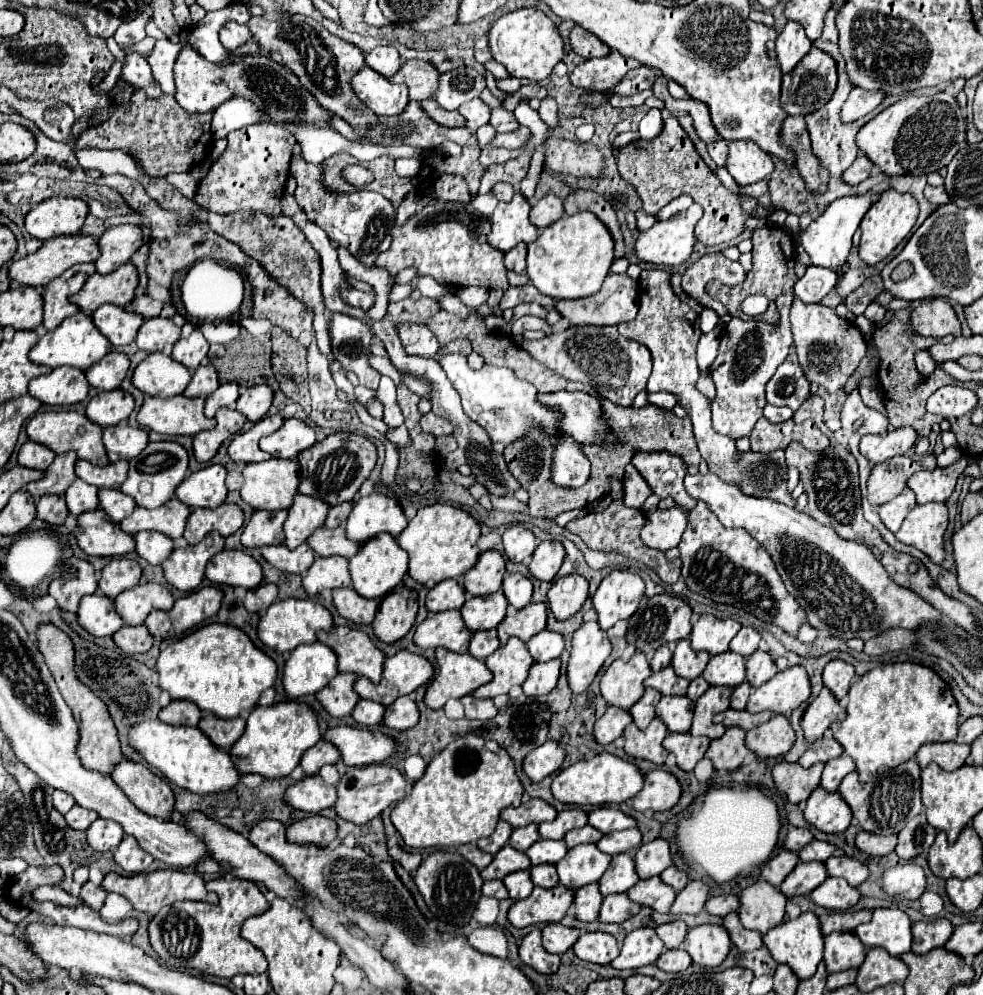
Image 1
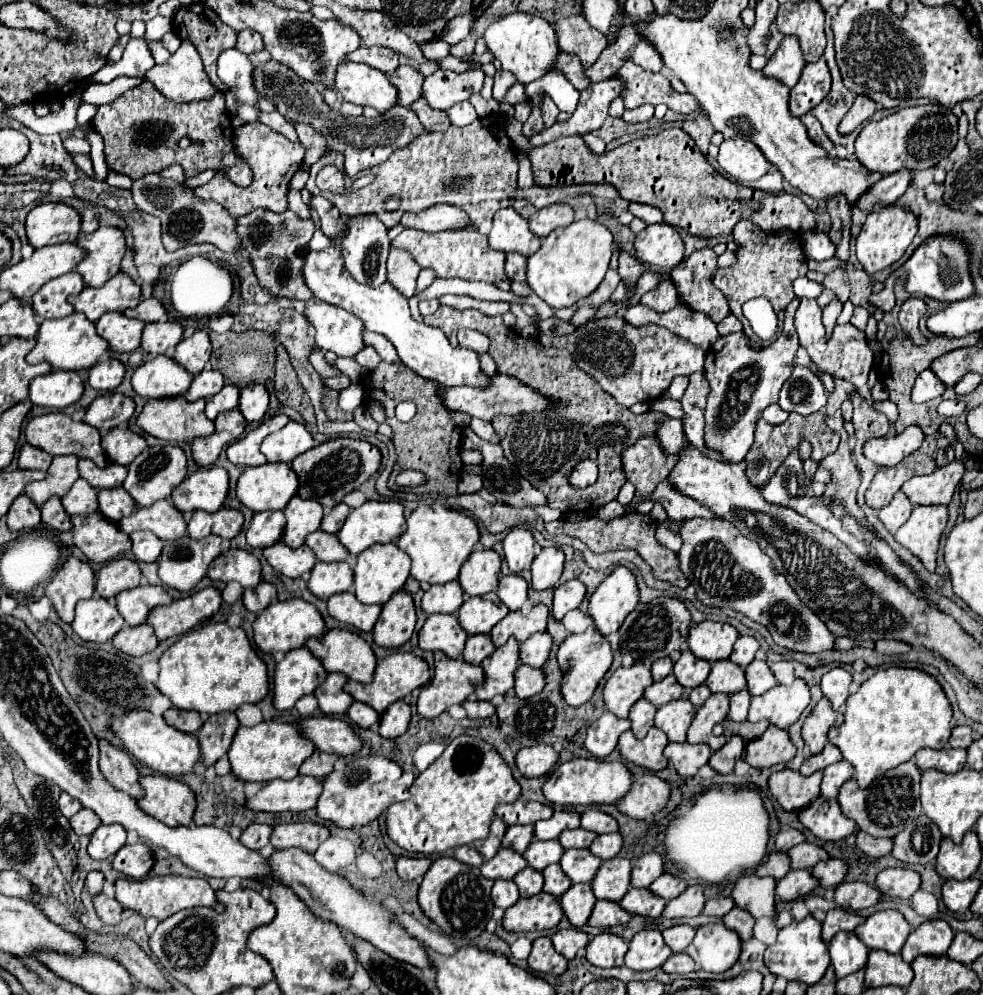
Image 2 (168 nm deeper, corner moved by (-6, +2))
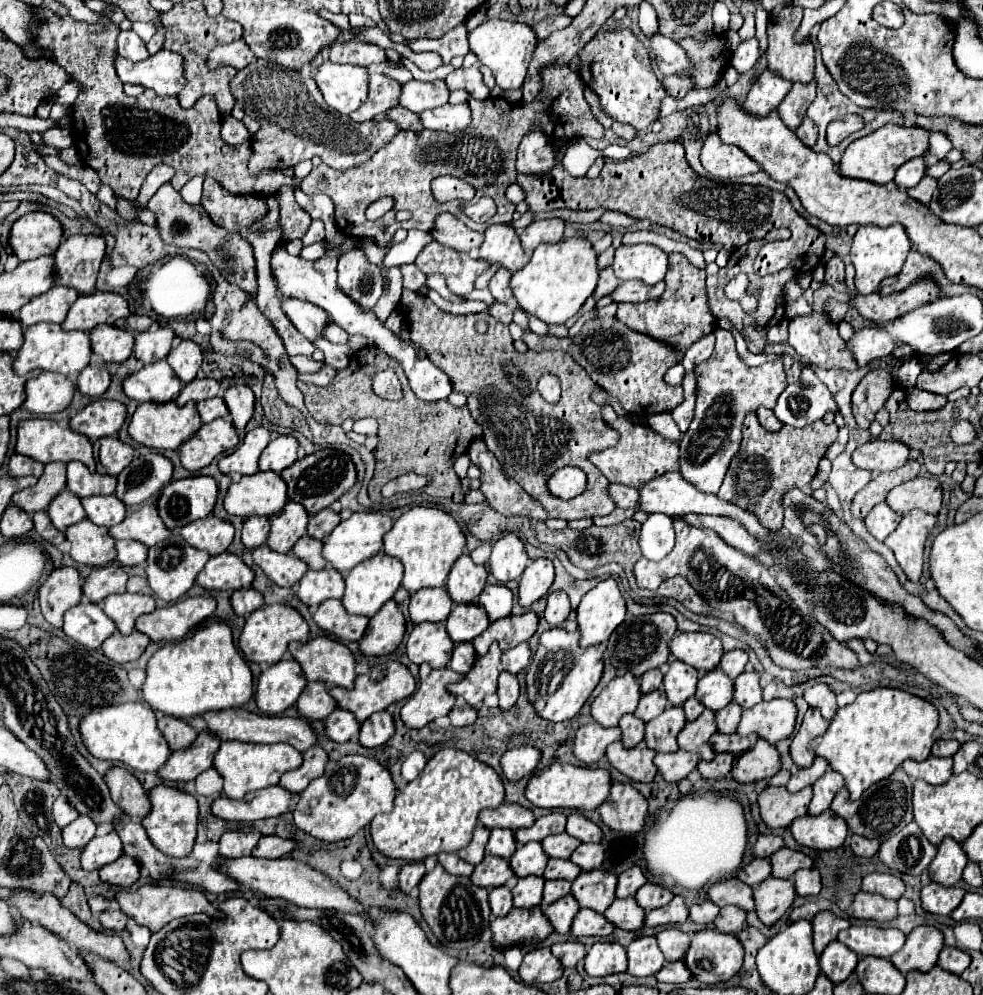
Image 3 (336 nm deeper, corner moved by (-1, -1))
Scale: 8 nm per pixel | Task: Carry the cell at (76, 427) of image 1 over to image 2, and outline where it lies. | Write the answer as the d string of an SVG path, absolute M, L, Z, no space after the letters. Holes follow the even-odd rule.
M48 413L48 415L40 415L30 419L28 427L26 427L26 441L50 455L70 455L74 453L76 457L84 457L84 459L92 459L98 467L108 465L108 459L100 447L100 433L96 427L90 427L84 421L72 421L70 415L64 413Z

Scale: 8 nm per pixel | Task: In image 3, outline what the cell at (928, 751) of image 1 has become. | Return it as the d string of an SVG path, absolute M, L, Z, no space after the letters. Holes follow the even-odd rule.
M929 756L923 762L915 762L915 760L905 760L903 762L903 770L907 772L909 778L925 780L933 786L943 784L951 778L951 774L953 774L951 766L953 766L951 758L935 758L935 756Z

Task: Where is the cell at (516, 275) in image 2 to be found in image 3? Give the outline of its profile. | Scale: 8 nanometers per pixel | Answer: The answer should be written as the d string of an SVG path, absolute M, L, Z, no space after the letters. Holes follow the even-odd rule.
M499 266L499 270L497 270L497 274L489 280L489 292L491 292L491 296L497 300L497 302L501 302L501 304L505 304L505 302L509 302L511 300L511 288L509 288L509 280L511 280L511 274L509 274L509 270L505 270L505 268L501 268Z

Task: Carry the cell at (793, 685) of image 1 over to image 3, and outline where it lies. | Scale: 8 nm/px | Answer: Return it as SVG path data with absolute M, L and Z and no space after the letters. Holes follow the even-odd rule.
M775 698L769 702L759 702L757 706L743 710L737 732L743 736L755 732L769 744L777 744L779 740L785 740L793 734L795 716L797 708L791 700Z

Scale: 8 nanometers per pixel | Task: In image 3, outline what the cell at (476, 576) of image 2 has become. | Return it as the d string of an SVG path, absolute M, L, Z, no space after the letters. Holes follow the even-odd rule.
M461 554L447 576L445 588L453 604L471 604L481 594L485 580L487 580L485 566L475 564L469 554Z

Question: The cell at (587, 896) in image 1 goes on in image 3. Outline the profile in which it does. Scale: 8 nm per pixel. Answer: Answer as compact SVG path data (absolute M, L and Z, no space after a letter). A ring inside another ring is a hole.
M571 894L563 896L561 900L557 900L557 902L549 904L549 906L543 906L543 914L547 916L549 924L553 924L553 930L559 932L559 934L569 932L571 922L573 922L577 912L579 912L579 904Z

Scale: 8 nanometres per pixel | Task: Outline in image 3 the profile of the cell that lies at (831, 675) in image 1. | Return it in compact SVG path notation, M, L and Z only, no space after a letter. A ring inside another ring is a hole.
M815 684L815 686L807 688L803 698L811 708L819 708L819 712L821 712L821 716L825 720L831 720L835 716L835 712L837 712L835 694L827 684Z

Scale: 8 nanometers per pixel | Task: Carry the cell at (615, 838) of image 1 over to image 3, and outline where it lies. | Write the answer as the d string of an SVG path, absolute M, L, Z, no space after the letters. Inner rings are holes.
M579 844L579 848L571 854L571 862L577 864L583 872L599 868L603 858L605 858L605 850L601 844Z

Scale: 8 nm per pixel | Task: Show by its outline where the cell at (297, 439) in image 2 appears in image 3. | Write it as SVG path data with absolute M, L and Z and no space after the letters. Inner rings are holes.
M275 436L267 448L261 452L259 458L259 470L267 472L271 470L271 464L287 464L291 466L297 460L297 440L293 436ZM265 464L265 466L263 466Z

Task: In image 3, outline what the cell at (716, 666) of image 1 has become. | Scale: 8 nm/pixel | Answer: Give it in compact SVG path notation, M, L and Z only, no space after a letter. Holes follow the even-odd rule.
M715 668L703 674L703 678L697 684L695 698L705 708L719 712L733 700L733 680L721 668Z

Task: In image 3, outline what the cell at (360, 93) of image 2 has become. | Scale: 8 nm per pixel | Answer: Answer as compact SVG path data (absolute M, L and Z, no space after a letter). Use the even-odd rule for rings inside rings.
M323 62L313 80L325 102L341 114L355 112L367 100L367 68L363 66Z

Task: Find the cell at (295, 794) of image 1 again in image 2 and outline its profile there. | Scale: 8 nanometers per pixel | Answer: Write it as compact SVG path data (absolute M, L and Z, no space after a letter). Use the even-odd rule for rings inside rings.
M298 775L290 781L272 779L266 783L262 791L258 791L252 799L248 799L248 807L254 811L308 811L316 807L316 801L322 793L322 781L316 777Z

